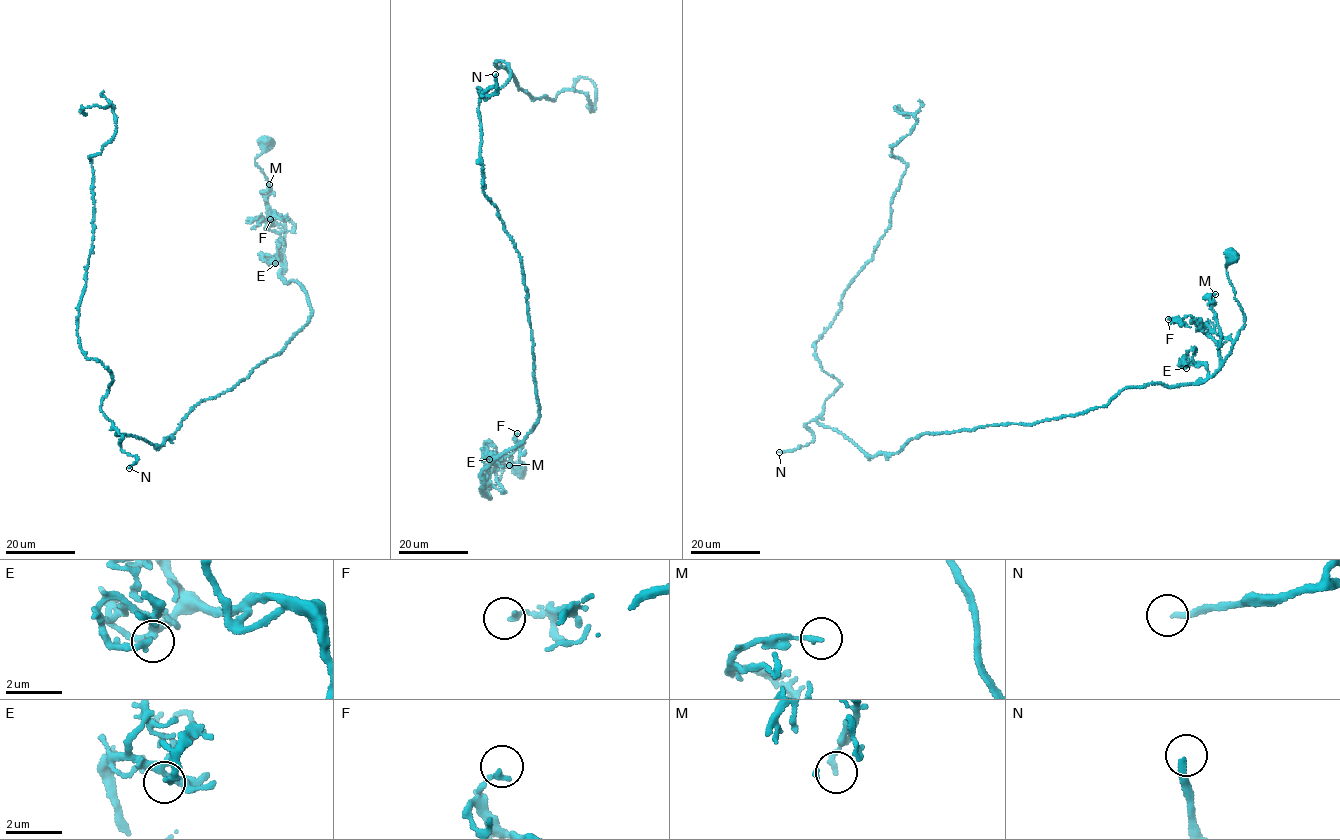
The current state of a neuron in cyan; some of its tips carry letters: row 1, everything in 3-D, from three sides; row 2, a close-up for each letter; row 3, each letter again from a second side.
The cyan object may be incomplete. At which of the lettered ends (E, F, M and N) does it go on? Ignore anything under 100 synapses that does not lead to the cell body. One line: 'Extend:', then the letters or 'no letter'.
Extend: N

